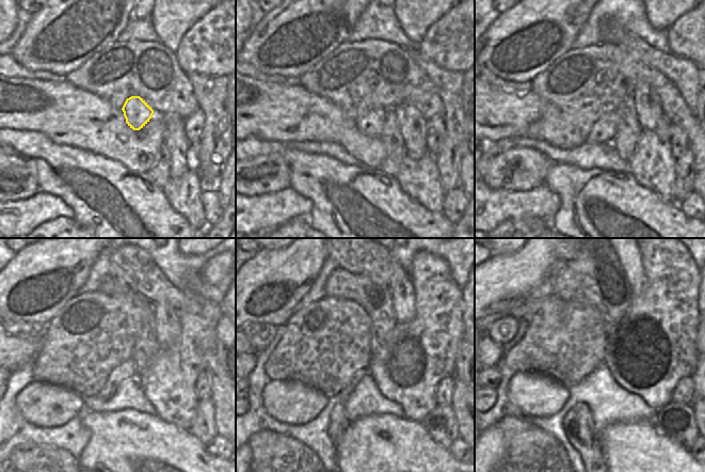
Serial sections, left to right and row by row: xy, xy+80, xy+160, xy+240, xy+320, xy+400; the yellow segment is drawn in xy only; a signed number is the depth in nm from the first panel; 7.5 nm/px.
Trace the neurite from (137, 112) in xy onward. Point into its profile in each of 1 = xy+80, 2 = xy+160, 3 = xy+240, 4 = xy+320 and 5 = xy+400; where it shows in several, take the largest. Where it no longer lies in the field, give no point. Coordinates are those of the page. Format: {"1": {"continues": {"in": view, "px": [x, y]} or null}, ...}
{"1": {"continues": {"in": "xy+80", "px": [371, 124]}}, "2": {"continues": {"in": "xy+160", "px": [603, 131]}}, "3": {"continues": {"in": "xy+240", "px": [126, 370]}}, "4": {"continues": {"in": "xy+320", "px": [338, 422]}}, "5": {"continues": {"in": "xy+400", "px": [578, 425]}}}

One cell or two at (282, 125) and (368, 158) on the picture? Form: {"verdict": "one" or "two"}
{"verdict": "one"}

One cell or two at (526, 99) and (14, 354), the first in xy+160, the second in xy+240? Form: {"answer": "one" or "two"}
{"answer": "one"}

